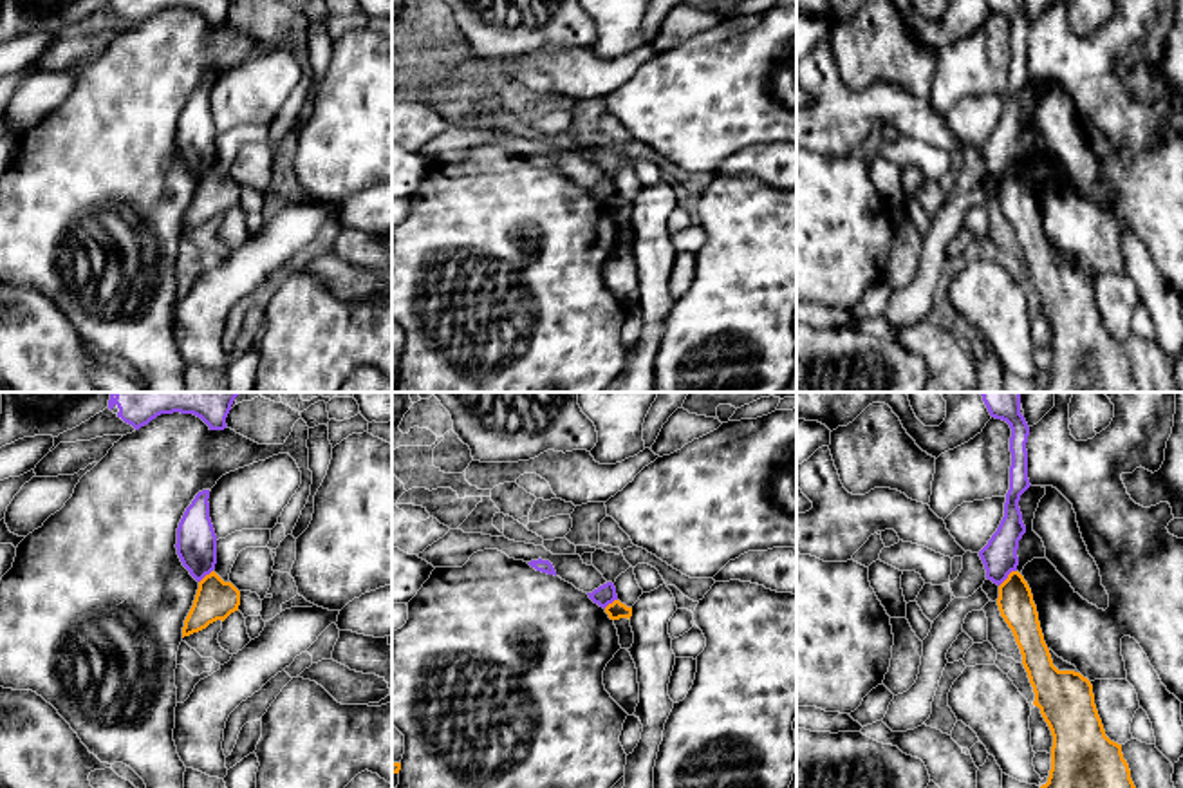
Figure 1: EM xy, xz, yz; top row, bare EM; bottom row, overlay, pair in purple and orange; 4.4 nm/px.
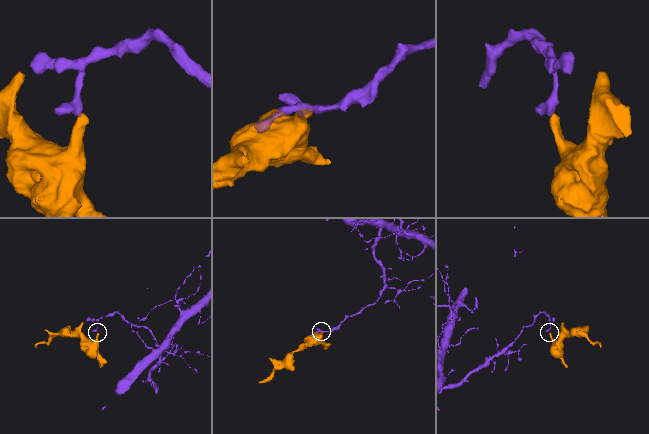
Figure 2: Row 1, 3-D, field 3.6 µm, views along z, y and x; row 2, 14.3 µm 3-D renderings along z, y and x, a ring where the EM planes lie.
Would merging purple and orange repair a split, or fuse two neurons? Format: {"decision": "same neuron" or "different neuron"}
{"decision": "different neuron"}

